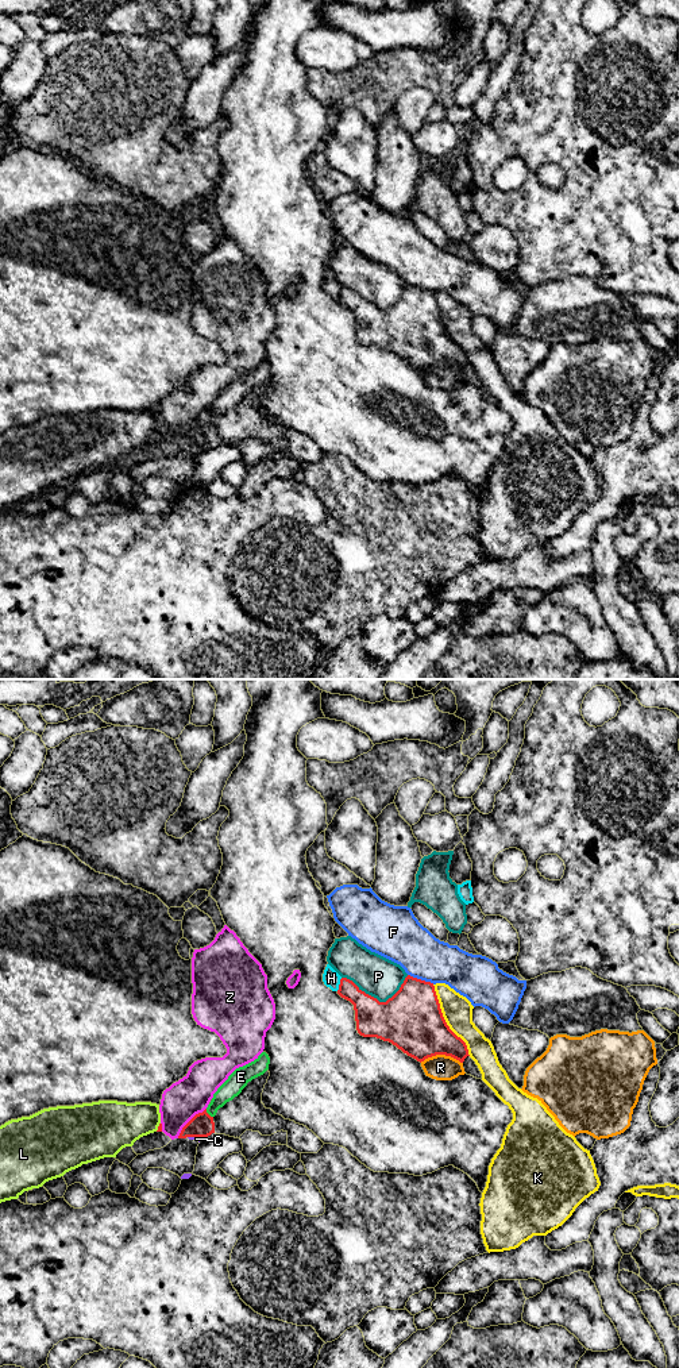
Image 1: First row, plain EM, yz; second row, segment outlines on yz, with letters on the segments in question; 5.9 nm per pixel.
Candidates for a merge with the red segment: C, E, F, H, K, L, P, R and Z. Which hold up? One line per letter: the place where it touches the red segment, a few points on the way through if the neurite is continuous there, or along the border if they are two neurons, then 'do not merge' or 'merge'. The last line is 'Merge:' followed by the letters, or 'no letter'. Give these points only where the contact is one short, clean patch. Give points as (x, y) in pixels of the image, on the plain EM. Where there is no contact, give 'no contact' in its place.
C: yz (197, 444) | along yz (188, 444), (205, 446) | do not merge
E: yz (207, 422) | do not merge
F: yz (420, 288) | along yz (408, 282), (433, 292) | do not merge
H: yz (339, 293) | do not merge
K: yz (444, 328) | do not merge
L: yz (158, 435) | along yz (159, 431), (155, 439) | do not merge
P: yz (377, 308) | do not merge
R: yz (442, 362) | do not merge
Z: yz (189, 430) | do not merge
Merge: no letter

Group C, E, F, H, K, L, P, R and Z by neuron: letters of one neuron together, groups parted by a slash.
C E H / F / K / L / P / R / Z

